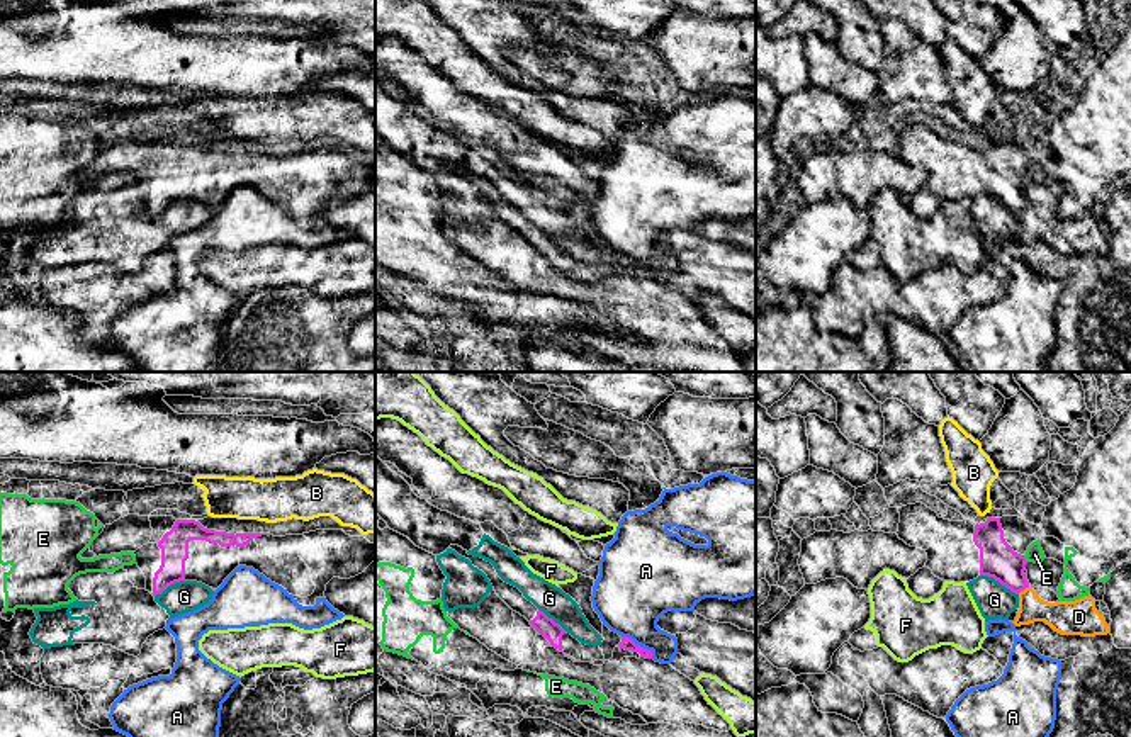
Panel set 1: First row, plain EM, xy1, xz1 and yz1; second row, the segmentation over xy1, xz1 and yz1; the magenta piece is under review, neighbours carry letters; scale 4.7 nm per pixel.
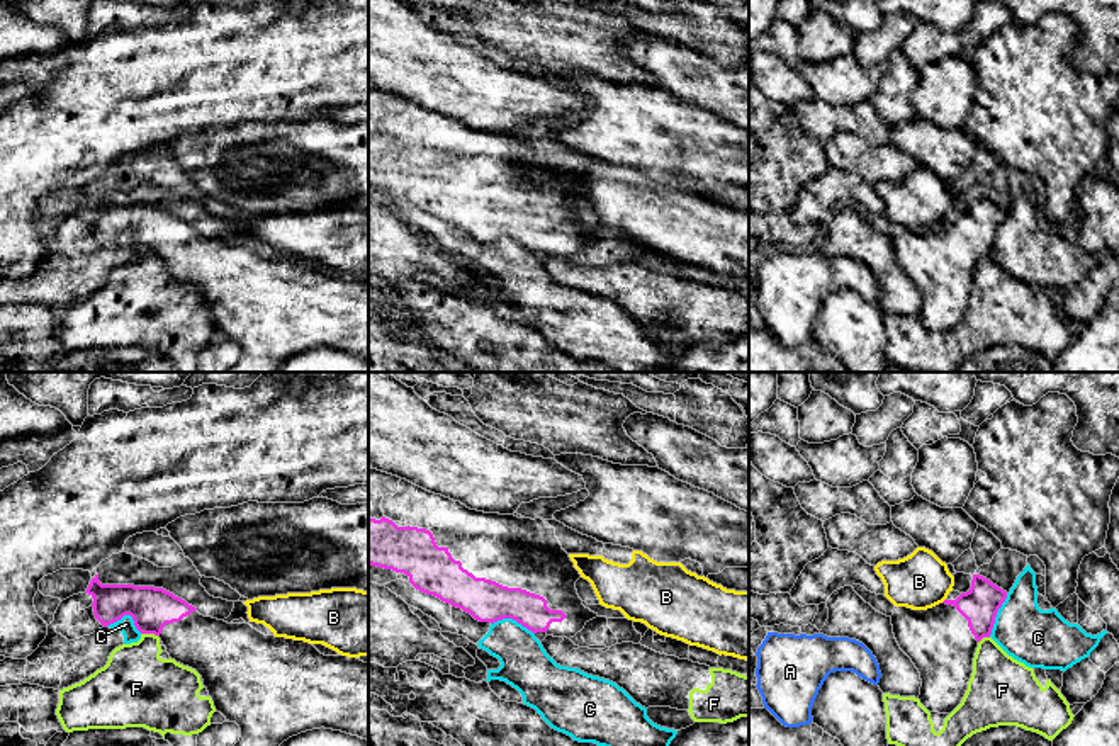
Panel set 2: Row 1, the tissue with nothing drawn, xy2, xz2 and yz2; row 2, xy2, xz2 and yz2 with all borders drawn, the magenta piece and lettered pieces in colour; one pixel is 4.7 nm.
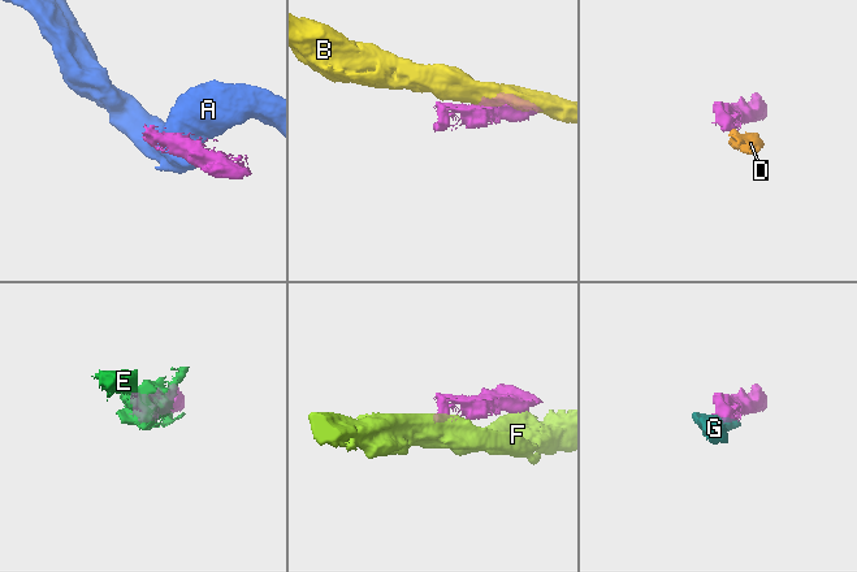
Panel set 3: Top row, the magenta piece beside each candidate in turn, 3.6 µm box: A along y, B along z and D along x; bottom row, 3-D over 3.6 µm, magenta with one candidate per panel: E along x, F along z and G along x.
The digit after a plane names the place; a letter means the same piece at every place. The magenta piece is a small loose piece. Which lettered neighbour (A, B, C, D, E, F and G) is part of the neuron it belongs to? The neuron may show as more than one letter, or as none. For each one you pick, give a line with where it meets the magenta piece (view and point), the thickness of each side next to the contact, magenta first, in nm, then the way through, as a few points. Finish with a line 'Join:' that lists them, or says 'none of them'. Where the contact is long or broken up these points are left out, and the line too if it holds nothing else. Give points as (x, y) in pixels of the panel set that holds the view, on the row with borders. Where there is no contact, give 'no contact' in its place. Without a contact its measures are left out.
Join: none of them

